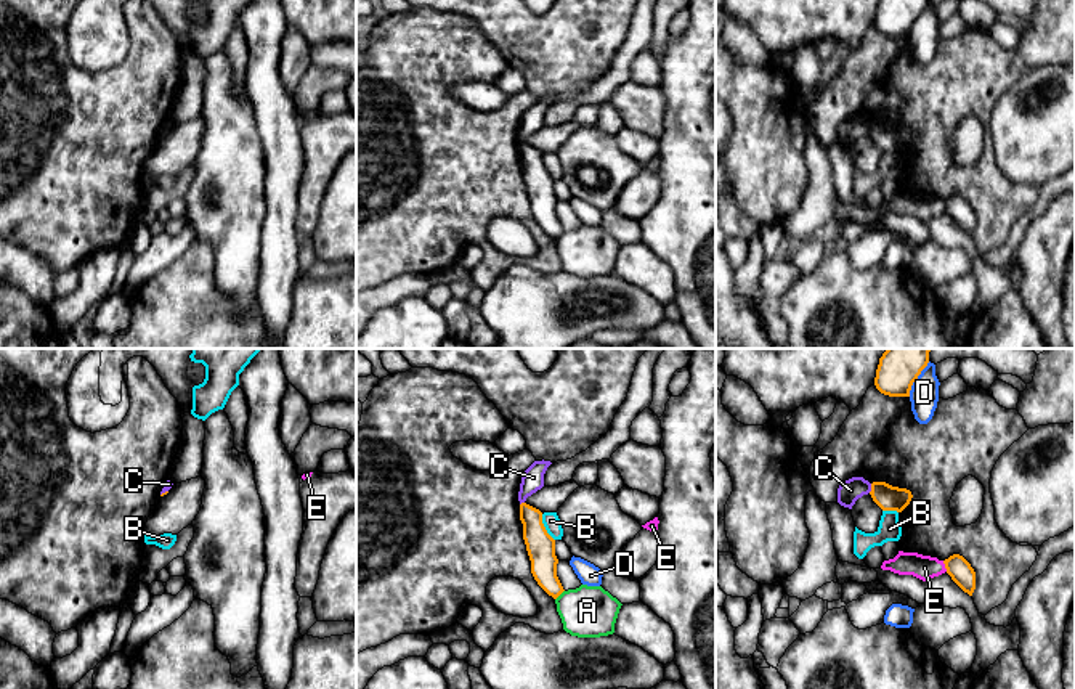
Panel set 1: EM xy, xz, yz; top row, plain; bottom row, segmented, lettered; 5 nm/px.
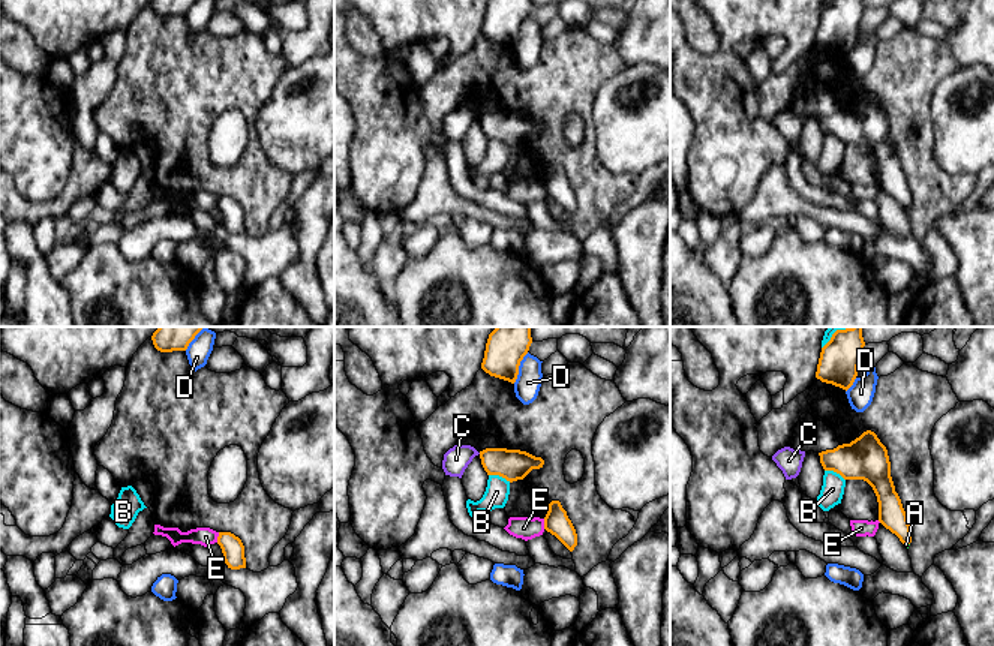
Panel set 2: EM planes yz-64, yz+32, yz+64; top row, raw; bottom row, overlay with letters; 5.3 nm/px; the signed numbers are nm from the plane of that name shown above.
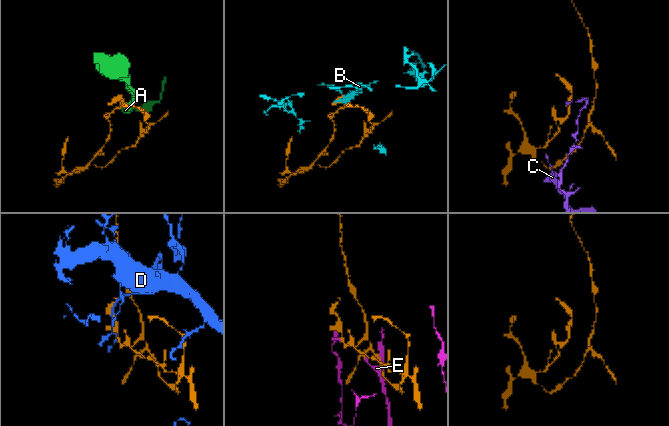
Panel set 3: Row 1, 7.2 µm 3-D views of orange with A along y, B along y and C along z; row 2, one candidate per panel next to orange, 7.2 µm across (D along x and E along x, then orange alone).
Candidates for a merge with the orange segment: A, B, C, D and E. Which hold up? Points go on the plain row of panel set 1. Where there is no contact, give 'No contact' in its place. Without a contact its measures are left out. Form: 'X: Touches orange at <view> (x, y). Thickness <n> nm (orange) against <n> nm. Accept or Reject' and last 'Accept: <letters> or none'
A: Touches orange at xz (560, 233). Thickness 140 nm (orange) against 260 nm. Reject
B: Touches orange at xz (544, 167). Thickness 140 nm (orange) against 90 nm. Reject
C: Touches orange at yz (872, 129). Thickness 130 nm (orange) against 110 nm. Reject
D: Touches orange at yz (916, 18). Thickness 190 nm (orange) against 140 nm. Reject
E: Touches orange at yz (945, 206). Thickness 120 nm (orange) against 130 nm. Reject
Accept: none

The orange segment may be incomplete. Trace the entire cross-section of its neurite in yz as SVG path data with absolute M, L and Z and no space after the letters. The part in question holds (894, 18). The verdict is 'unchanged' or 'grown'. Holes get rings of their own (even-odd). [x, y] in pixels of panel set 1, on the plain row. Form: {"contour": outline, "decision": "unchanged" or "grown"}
{"contour": "M879 0L874 26L889 37L910 37L913 22L929 0Z", "decision": "unchanged"}

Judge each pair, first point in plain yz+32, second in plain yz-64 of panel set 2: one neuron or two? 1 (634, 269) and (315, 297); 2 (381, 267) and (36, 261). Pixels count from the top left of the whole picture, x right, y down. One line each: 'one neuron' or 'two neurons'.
1: one neuron
2: two neurons

